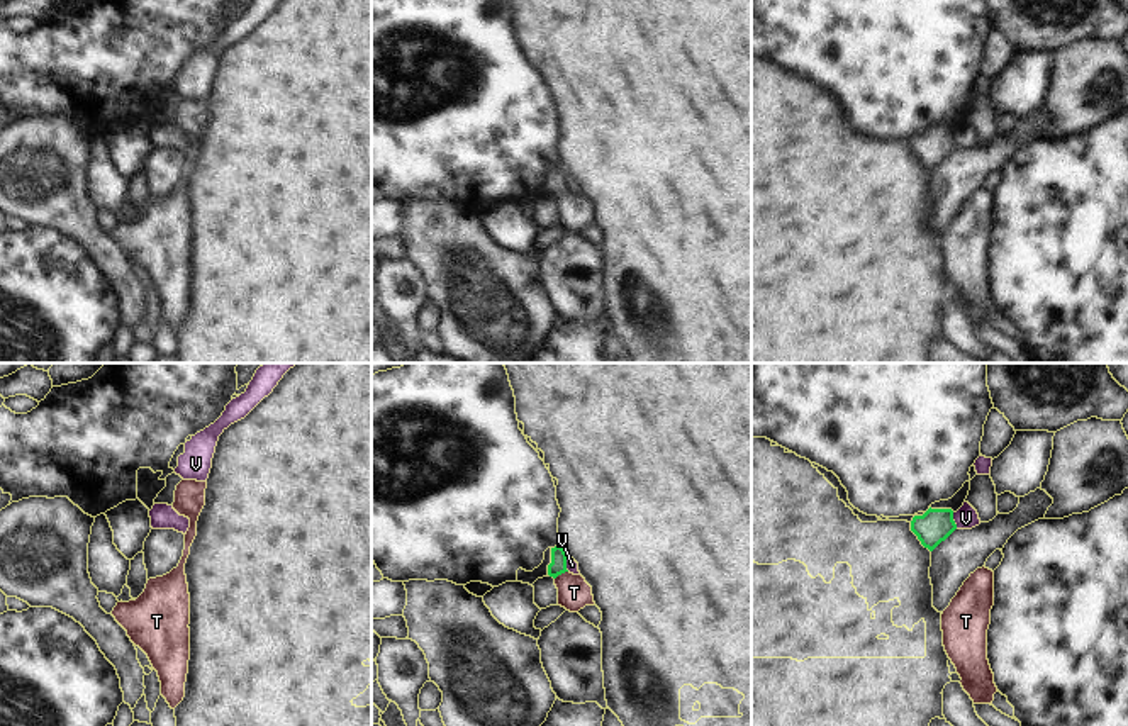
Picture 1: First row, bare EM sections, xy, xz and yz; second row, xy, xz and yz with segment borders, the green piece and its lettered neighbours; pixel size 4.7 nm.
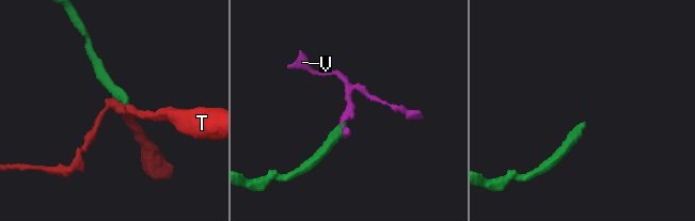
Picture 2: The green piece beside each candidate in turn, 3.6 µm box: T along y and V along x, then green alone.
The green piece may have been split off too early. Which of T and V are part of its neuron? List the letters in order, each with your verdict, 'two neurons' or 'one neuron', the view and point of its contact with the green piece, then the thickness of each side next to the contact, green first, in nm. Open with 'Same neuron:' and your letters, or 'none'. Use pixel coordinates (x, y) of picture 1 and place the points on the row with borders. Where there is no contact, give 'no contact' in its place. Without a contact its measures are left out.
Same neuron: T
T: one neuron | xz (560, 574) | 80/160 nm
V: two neurons | xz (565, 564) | 80/60 nm

